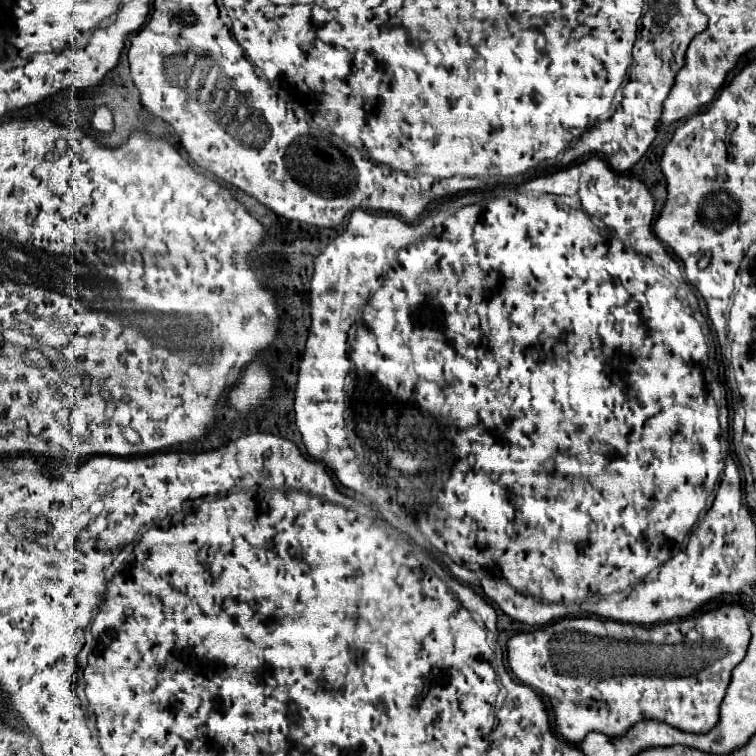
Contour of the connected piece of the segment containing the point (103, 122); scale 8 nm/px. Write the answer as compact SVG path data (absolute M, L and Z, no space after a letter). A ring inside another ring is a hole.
M105 106L96 108L92 115L92 121L90 121L90 127L96 129L96 131L100 131L100 133L112 131L111 111Z

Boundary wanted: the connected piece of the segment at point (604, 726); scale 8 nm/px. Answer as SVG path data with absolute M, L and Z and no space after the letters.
M728 603L728 605L720 605L716 609L704 611L696 617L672 619L668 623L658 623L658 625L630 625L630 623L620 623L620 621L610 619L602 620L592 616L566 617L566 619L560 619L560 621L544 627L544 629L514 635L508 641L508 665L510 665L512 673L519 679L520 683L530 685L534 691L538 691L538 693L542 693L550 699L550 705L552 705L552 711L554 711L554 731L564 741L578 743L578 739L584 739L584 735L590 733L590 731L600 731L608 737L622 737L638 721L646 721L646 719L668 723L672 727L686 731L686 733L708 733L720 721L720 703L722 703L724 693L730 685L730 673L746 657L746 651L748 651L748 645L750 645L750 639L752 639L750 619L748 619L746 613L748 613L746 607L742 607L738 603Z

